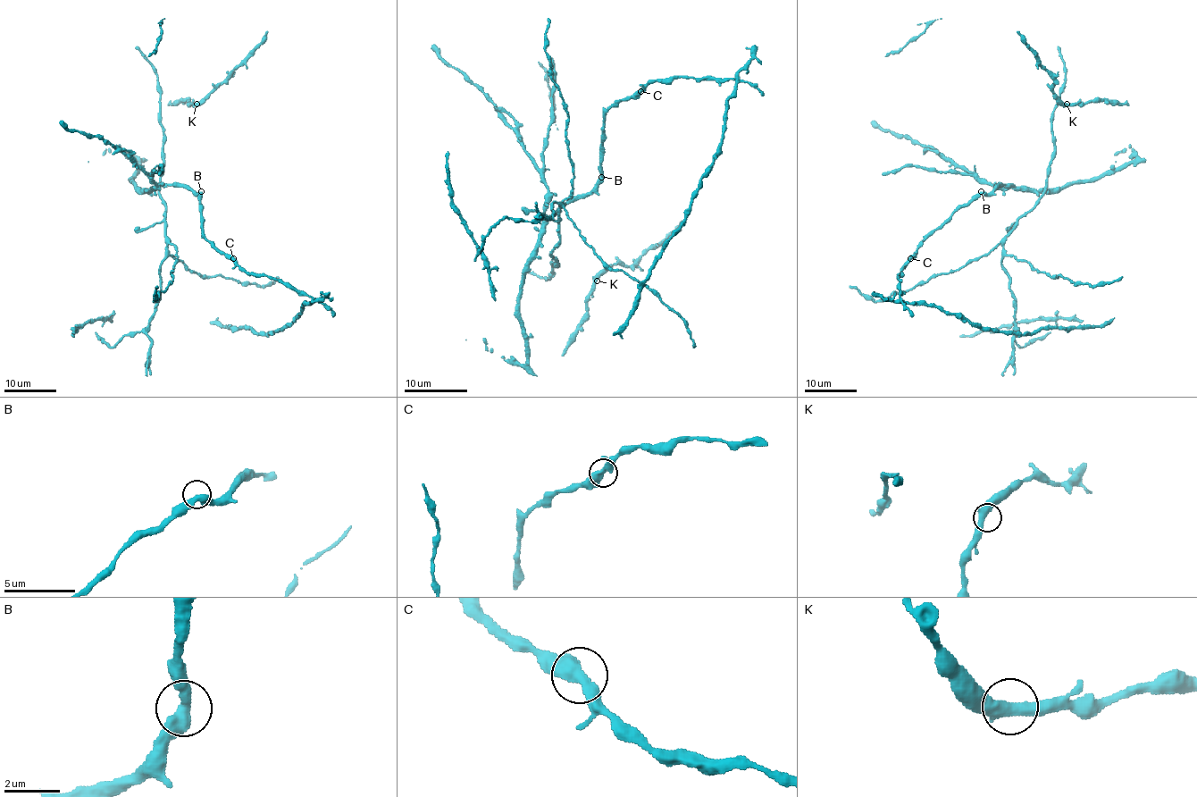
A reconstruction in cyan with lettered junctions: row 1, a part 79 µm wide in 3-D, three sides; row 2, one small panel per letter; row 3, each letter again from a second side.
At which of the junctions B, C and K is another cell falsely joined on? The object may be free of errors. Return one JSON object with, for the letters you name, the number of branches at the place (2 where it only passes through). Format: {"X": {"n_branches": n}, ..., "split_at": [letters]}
{"split_at": []}

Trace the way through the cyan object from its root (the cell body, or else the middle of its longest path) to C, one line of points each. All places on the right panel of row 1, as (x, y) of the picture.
C: (981, 194), (964, 203), (938, 227), (910, 258)

